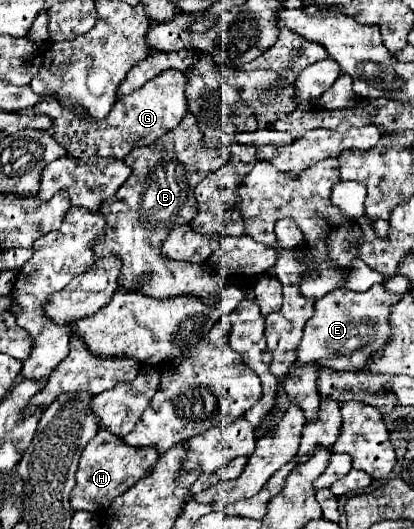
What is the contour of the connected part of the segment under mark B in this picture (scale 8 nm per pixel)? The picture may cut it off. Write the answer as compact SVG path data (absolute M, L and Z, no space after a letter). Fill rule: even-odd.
M187 113L181 123L171 129L167 135L163 135L159 141L147 147L135 147L127 157L125 163L131 167L131 177L119 187L119 193L111 197L111 201L103 201L101 211L105 215L107 227L105 227L105 241L101 245L95 245L93 251L97 257L105 255L117 255L123 261L119 283L125 289L137 289L145 295L163 299L173 295L199 295L205 301L217 299L223 285L241 285L247 299L237 307L237 311L249 309L255 305L253 289L250 277L236 277L236 280L227 281L227 277L209 275L209 271L201 265L183 263L183 261L171 261L163 257L161 245L169 237L171 229L183 223L189 223L195 213L199 213L197 201L195 201L195 185L207 177L207 173L213 173L219 169L219 147L207 149L203 145L203 133L199 129L199 123L195 121L195 115ZM141 273L153 273L151 281L137 287L137 279Z

